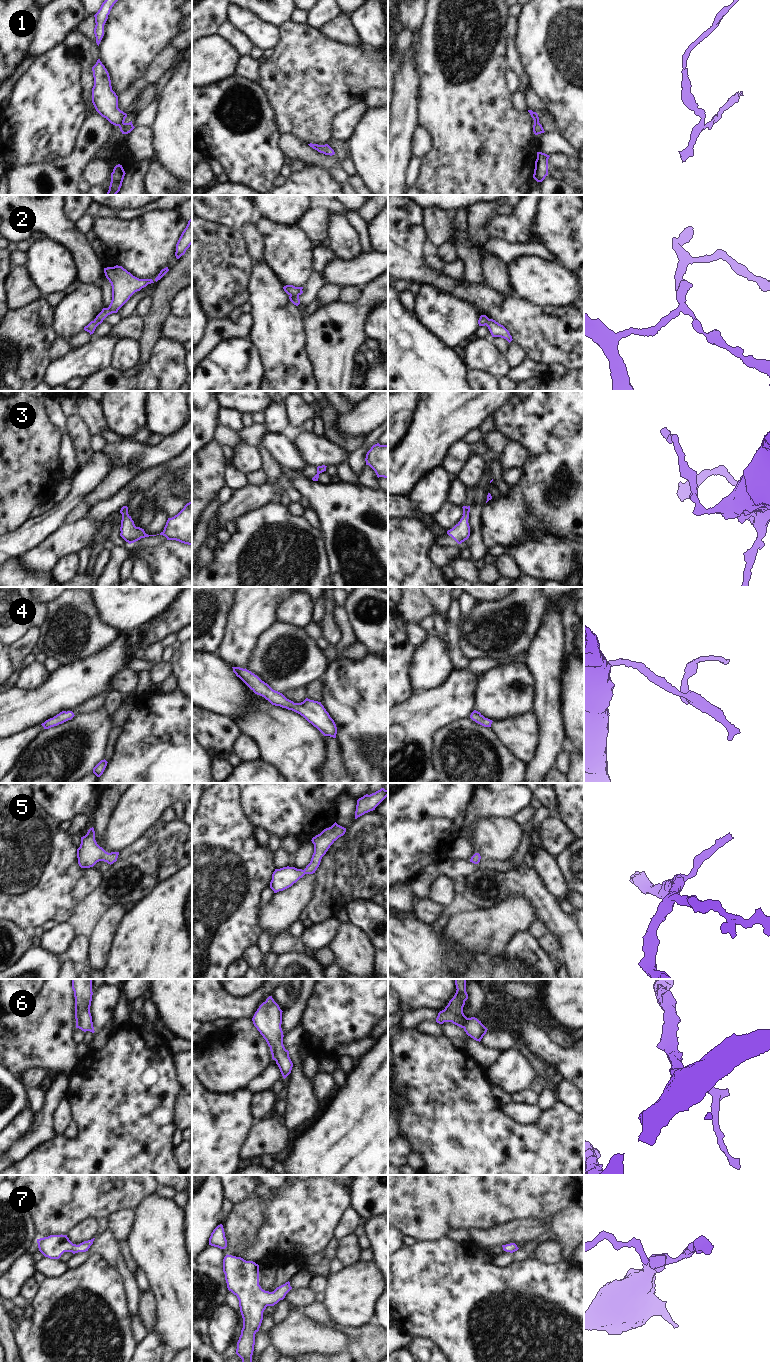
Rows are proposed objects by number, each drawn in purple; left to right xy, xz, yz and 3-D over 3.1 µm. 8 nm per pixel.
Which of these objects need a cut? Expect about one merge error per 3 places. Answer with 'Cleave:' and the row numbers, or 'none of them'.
Cleave: 2.

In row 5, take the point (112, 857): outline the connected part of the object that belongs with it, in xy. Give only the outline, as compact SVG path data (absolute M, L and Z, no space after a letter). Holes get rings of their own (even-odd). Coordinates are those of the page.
M94 828L81 837L80 847L77 849L78 864L81 868L93 867L97 862L104 861L113 864L117 861L119 852L106 852L95 840Z

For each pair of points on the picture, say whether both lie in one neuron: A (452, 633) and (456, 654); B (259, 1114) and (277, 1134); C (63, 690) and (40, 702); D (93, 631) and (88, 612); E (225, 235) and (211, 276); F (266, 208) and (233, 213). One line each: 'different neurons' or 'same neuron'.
A: same neuron
B: different neurons
C: same neuron
D: same neuron
E: same neuron
F: different neurons

